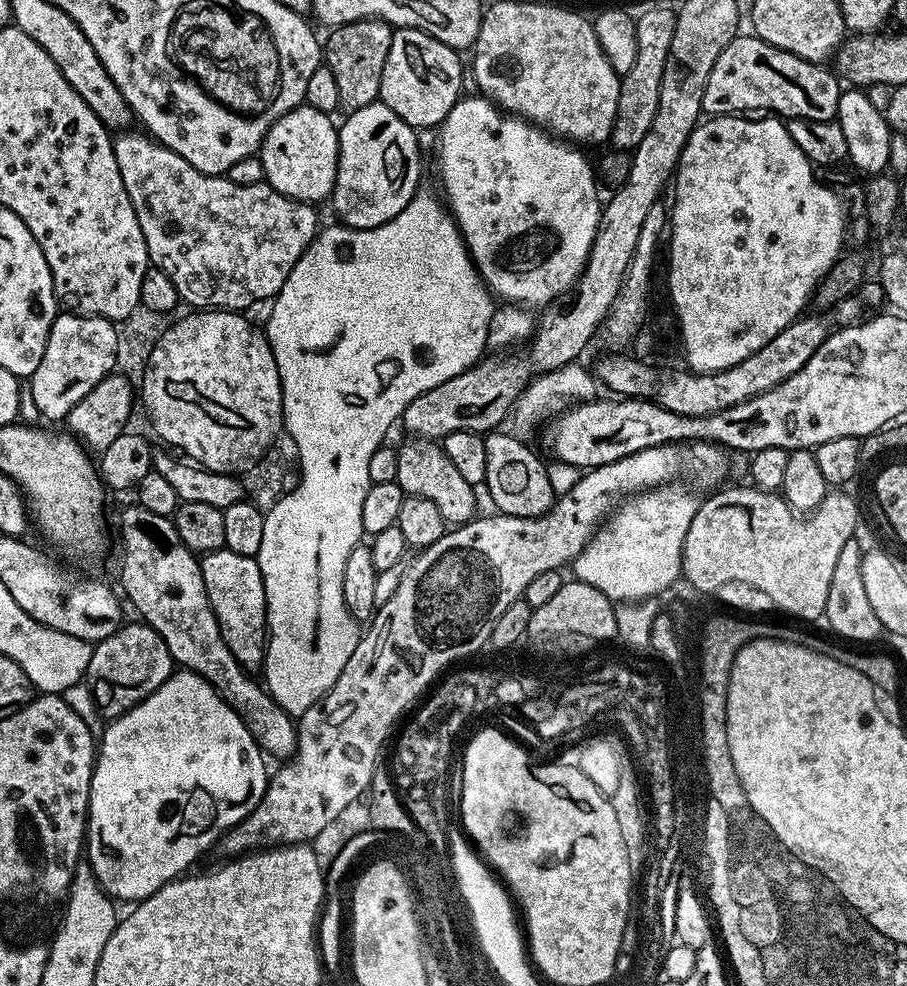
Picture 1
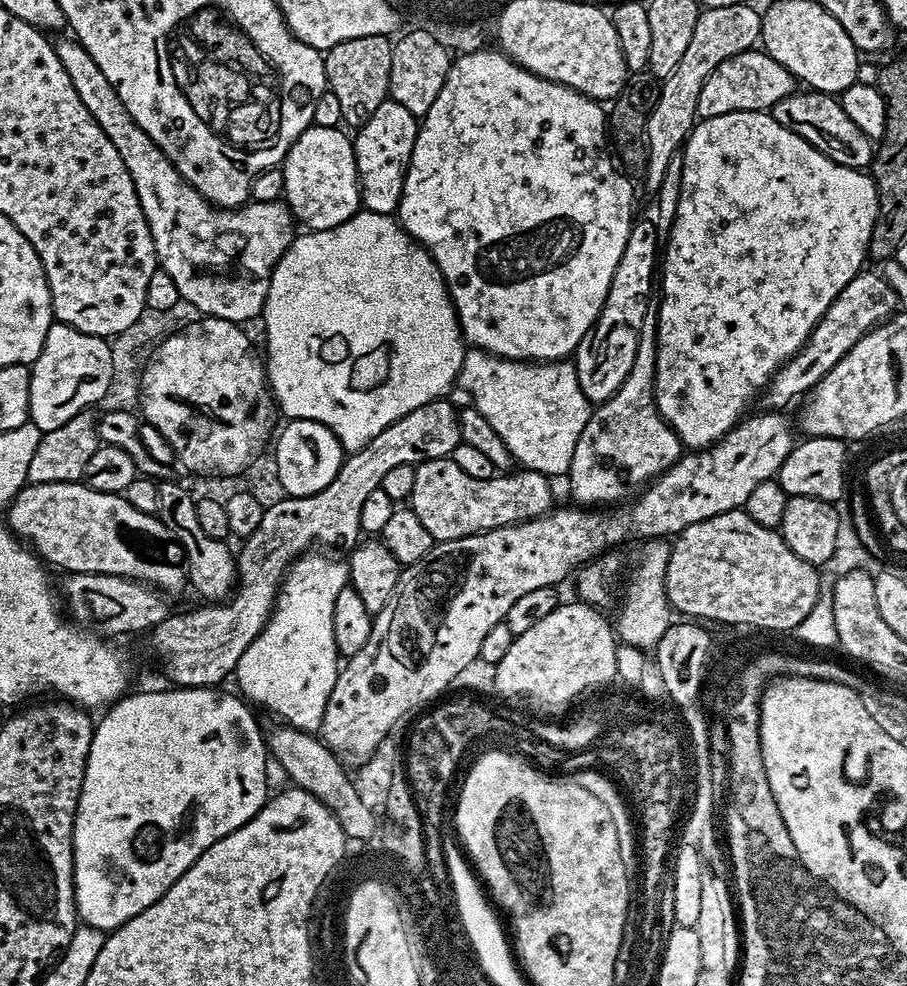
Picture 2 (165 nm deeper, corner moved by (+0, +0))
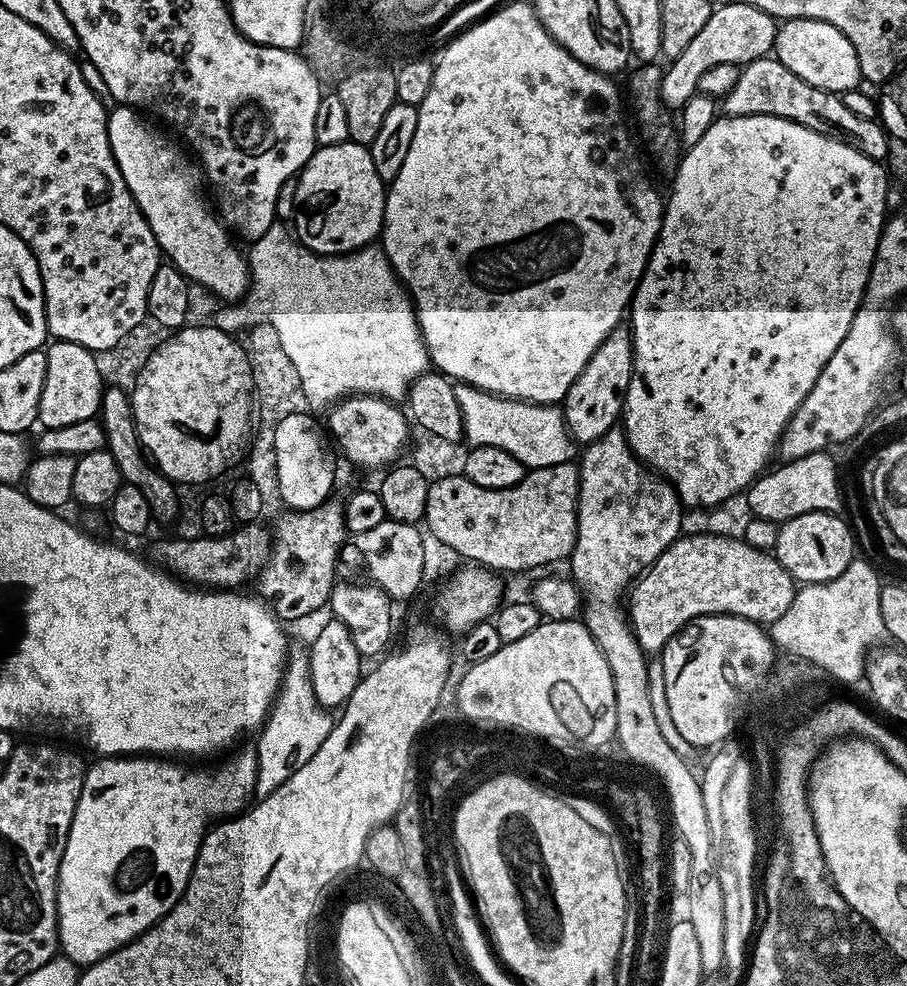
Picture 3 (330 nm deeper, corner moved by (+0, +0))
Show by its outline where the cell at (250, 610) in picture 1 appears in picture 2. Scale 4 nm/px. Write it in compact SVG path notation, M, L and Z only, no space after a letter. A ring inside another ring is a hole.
M168 478L160 484L156 515L160 517L162 526L166 526L166 530L170 530L172 537L184 547L184 562L188 569L187 583L190 588L201 596L201 601L227 601L238 584L233 549L231 552L225 541L210 538L202 531L202 525L198 523L197 497L191 496L182 485L175 484L173 480Z

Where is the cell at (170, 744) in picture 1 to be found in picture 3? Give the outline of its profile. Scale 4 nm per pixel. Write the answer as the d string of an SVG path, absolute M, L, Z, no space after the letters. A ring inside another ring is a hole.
M251 747L244 748L237 756L229 758L225 764L217 766L213 772L187 772L175 764L172 758L157 758L152 754L135 756L110 756L95 761L97 764L87 769L82 782L82 794L74 810L74 822L66 838L66 846L60 863L60 873L56 883L56 905L58 906L58 930L60 931L59 951L77 966L87 966L98 962L114 950L136 939L149 928L153 928L160 919L180 900L180 895L188 888L188 879L192 876L192 867L200 852L206 833L209 831L211 816L231 818L241 811L253 799L256 791L256 754Z

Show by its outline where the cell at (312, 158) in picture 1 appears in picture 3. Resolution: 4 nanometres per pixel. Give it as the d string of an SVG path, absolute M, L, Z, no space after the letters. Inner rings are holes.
M349 142L338 146L317 147L312 157L300 169L296 180L295 207L301 220L297 222L296 228L294 224L294 232L303 247L319 256L345 256L348 252L369 247L375 241L372 239L381 235L384 227L386 181L378 178L378 170L374 170L374 158L365 145Z

